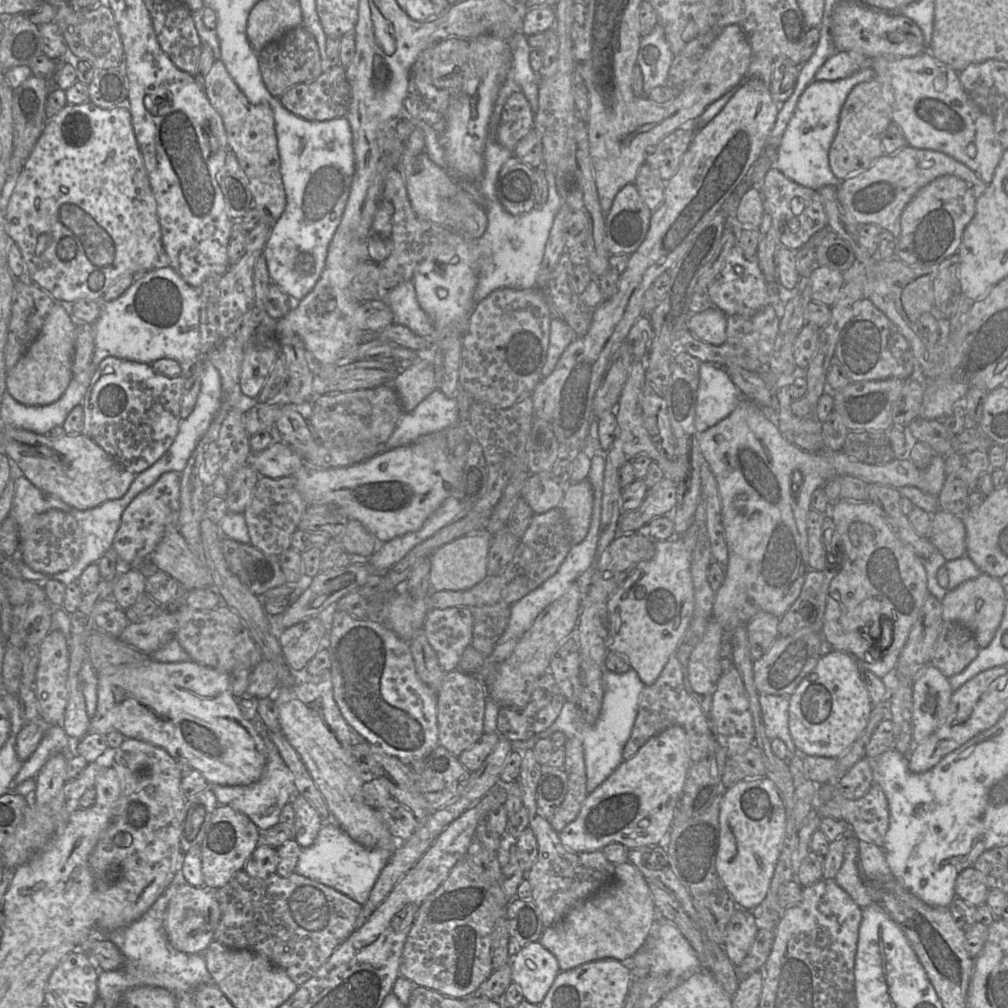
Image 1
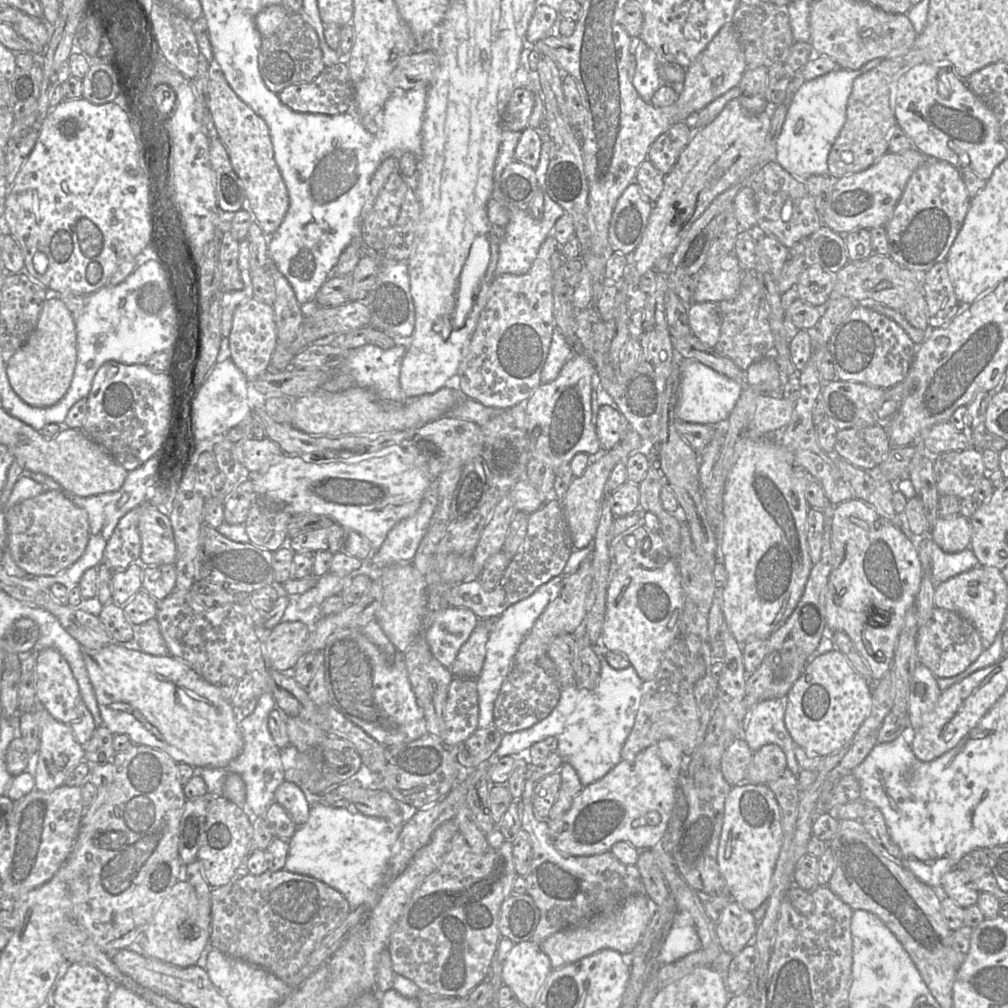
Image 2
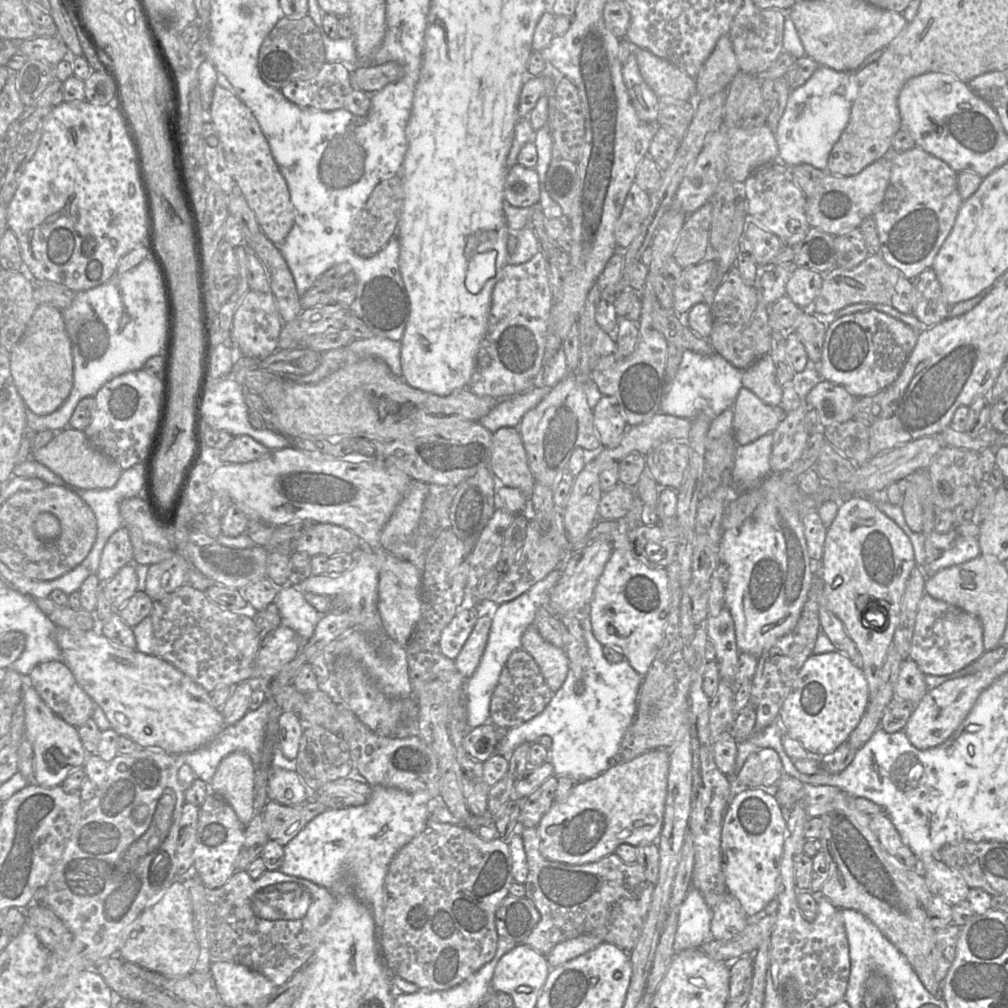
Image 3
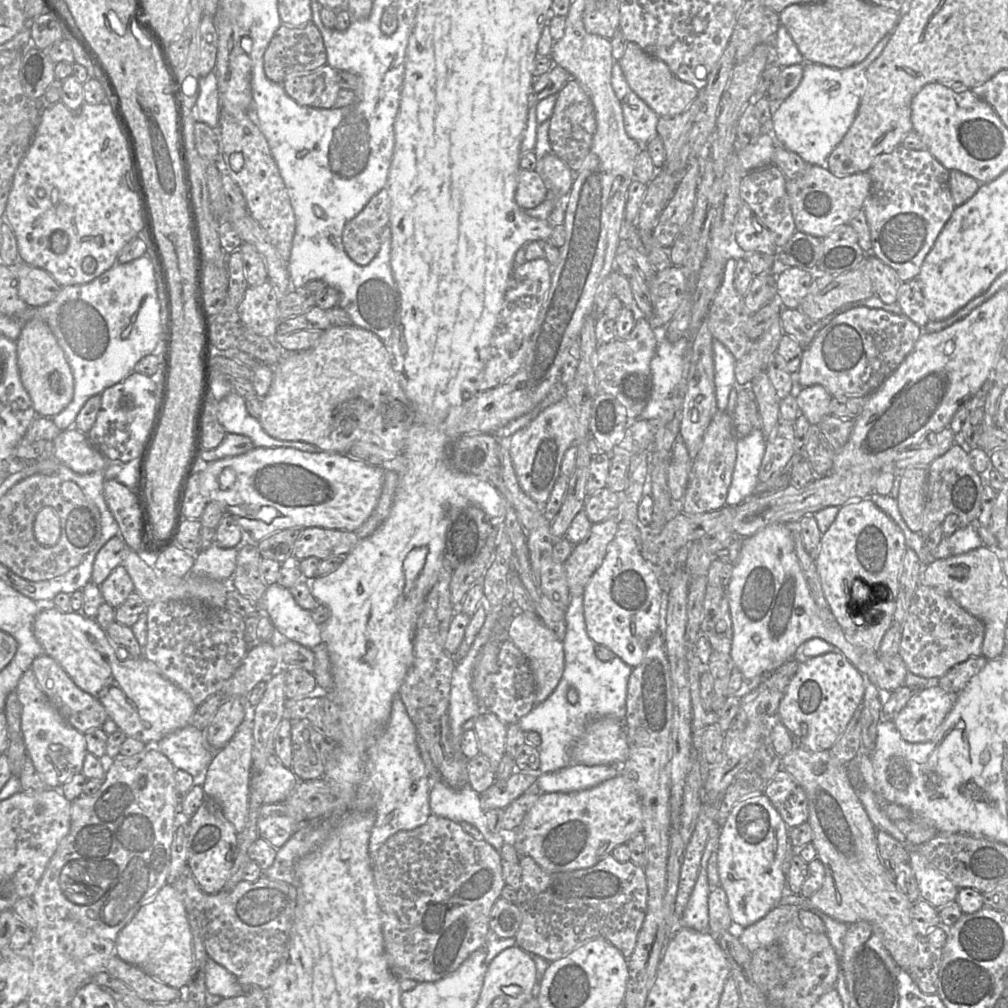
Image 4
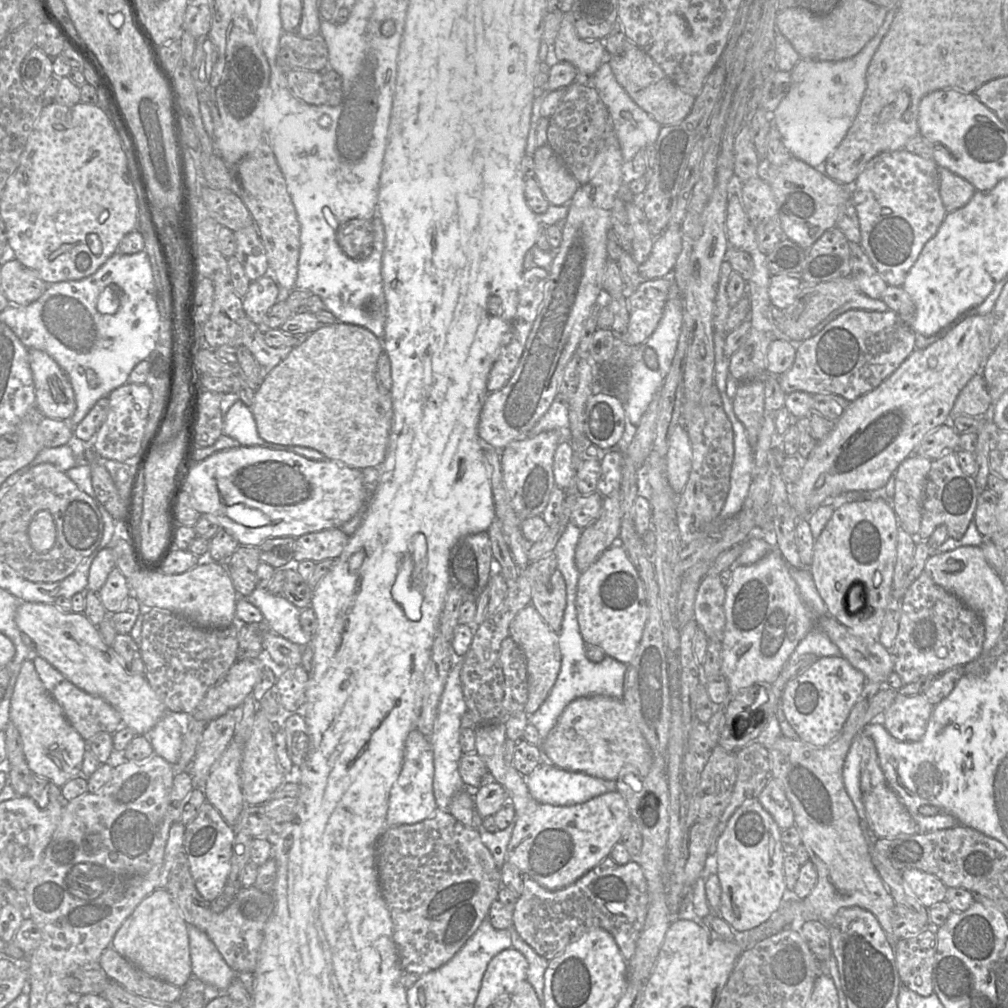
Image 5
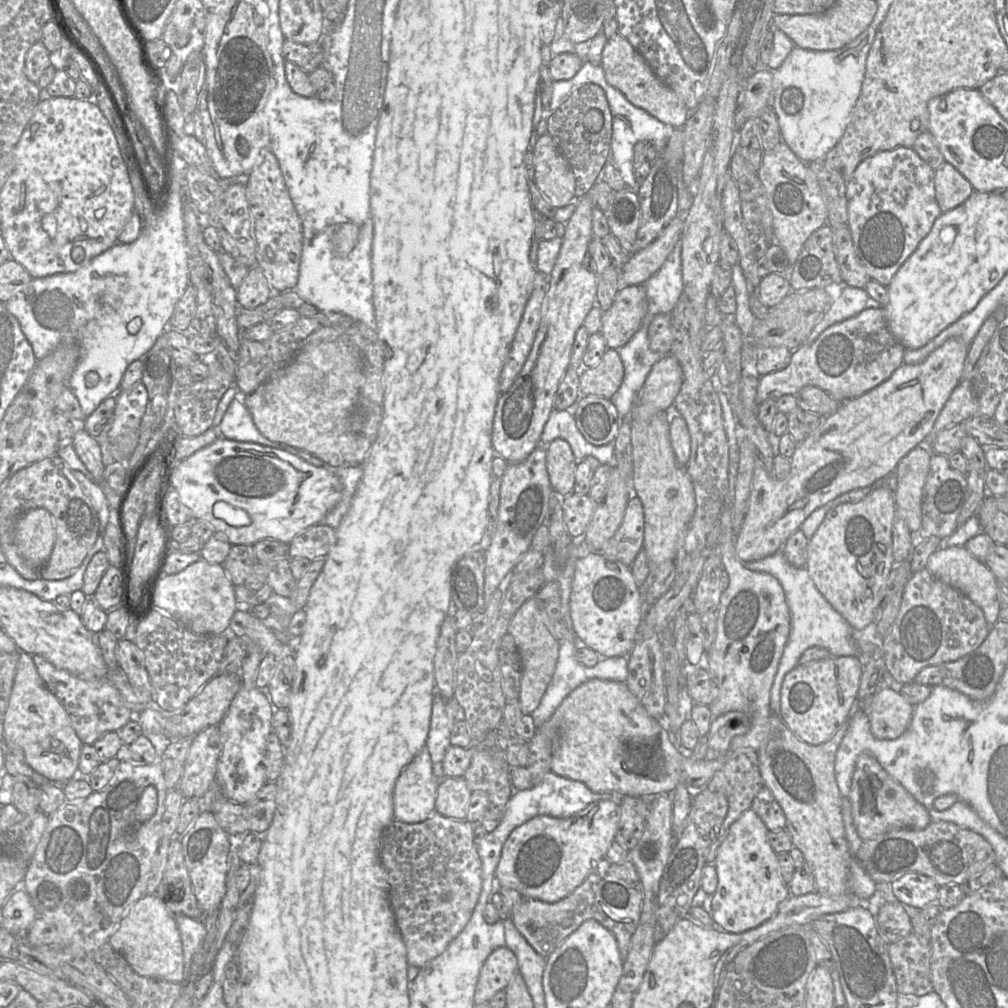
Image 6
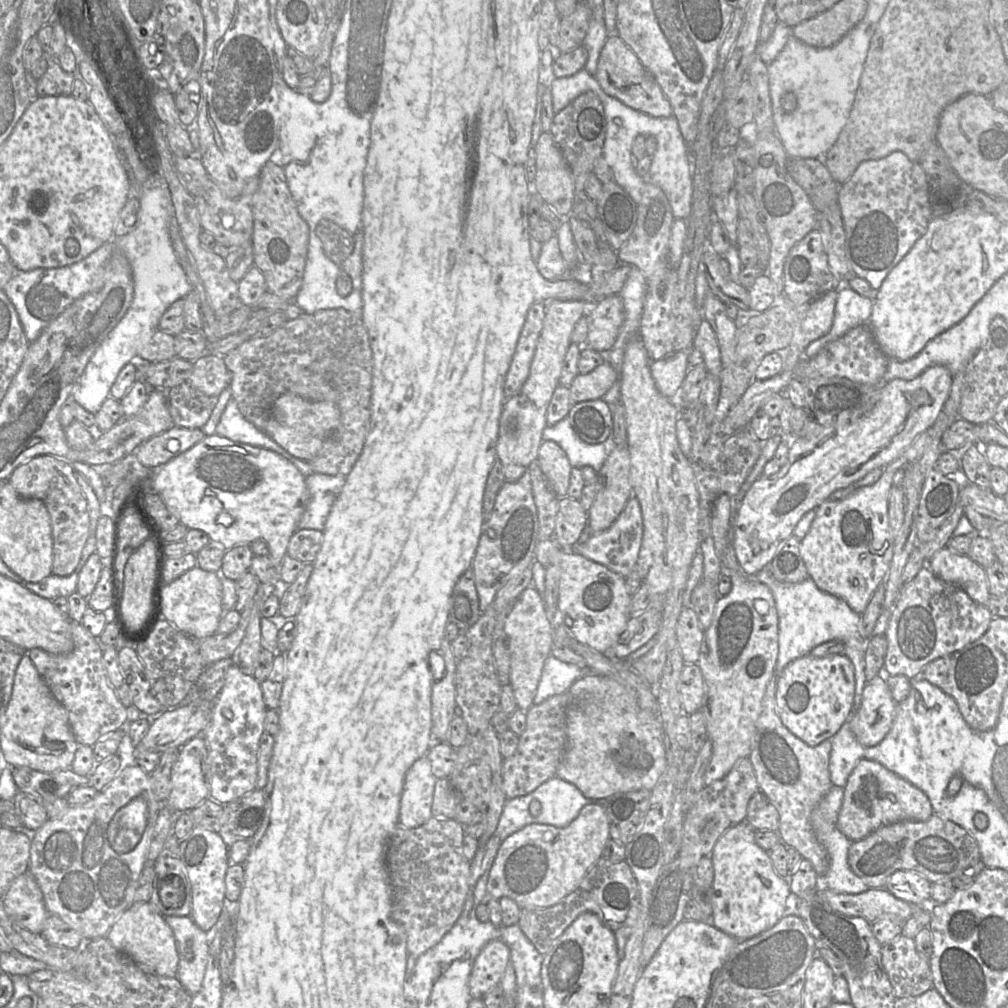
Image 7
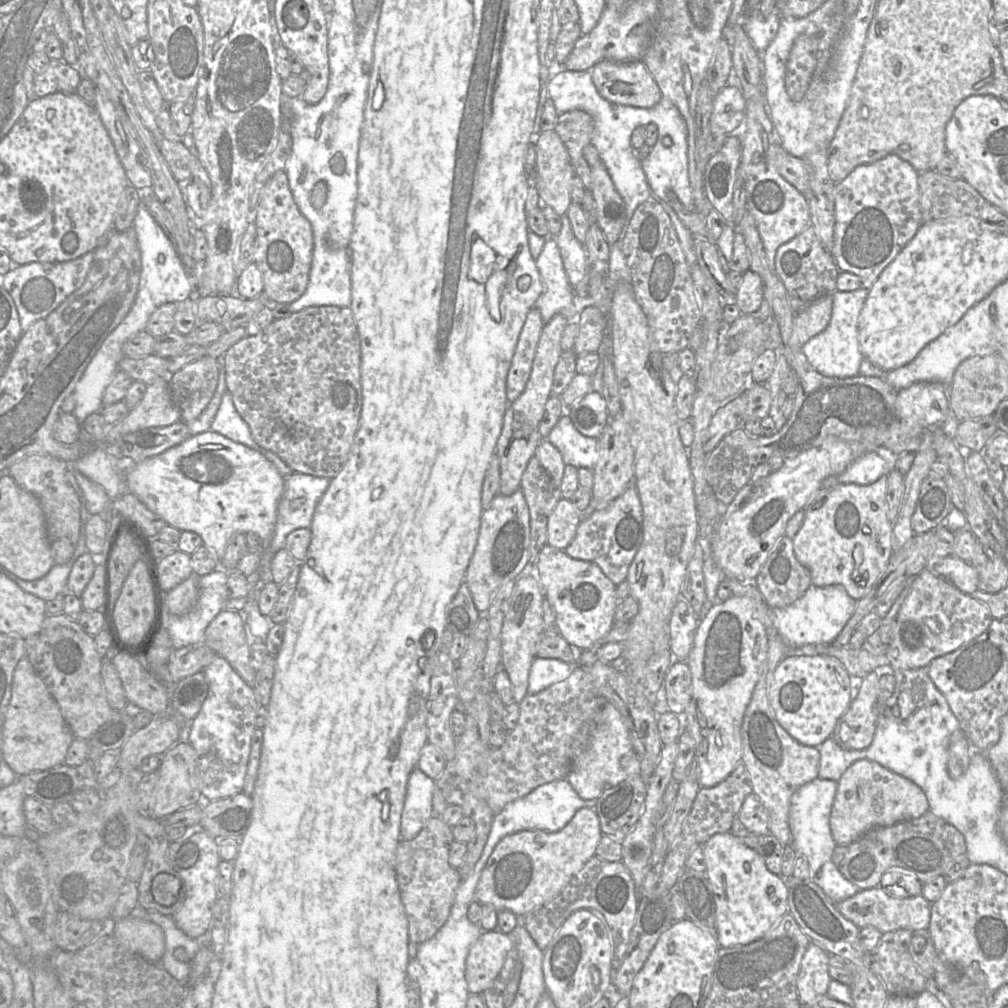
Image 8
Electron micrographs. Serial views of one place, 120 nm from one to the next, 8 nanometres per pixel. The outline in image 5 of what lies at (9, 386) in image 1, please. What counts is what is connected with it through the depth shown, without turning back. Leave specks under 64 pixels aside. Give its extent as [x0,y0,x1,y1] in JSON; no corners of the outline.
[28,348,76,420]

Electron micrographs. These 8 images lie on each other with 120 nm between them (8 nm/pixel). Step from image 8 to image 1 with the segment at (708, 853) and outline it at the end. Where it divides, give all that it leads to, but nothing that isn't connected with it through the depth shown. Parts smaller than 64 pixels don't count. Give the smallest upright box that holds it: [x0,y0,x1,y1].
[716,777,786,909]

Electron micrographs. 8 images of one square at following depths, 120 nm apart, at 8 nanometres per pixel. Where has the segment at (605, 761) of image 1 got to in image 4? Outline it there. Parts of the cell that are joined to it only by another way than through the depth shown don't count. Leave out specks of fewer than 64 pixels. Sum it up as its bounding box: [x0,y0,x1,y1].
[518,595,633,773]

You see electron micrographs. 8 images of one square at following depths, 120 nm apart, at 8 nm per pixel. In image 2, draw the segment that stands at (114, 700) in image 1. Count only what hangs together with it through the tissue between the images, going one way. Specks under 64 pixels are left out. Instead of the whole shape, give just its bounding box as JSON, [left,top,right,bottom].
[83,643,243,768]

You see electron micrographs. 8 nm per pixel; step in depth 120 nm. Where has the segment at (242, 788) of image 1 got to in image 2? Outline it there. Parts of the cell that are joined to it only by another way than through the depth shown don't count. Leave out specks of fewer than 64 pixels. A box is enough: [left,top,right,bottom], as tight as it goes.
[194,692,286,823]

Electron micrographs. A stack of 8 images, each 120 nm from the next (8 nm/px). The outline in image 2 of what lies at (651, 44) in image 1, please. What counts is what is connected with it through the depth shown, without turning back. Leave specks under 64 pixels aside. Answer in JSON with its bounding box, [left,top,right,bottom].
[632,39,664,102]

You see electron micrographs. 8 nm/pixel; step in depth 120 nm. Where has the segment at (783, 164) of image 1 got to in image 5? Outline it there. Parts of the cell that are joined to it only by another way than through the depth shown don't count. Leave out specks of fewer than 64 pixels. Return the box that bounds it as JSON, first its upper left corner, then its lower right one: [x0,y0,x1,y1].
[774,5,898,168]

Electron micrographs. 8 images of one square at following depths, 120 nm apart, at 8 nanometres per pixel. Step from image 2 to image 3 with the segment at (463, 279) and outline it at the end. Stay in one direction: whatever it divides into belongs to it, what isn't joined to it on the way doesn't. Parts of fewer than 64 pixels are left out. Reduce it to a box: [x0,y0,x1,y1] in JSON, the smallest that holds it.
[465,232,497,294]

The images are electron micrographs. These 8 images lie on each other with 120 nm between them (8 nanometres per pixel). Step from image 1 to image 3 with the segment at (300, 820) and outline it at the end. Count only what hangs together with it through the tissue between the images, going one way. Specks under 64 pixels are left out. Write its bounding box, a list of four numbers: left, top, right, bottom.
[267,762,308,805]

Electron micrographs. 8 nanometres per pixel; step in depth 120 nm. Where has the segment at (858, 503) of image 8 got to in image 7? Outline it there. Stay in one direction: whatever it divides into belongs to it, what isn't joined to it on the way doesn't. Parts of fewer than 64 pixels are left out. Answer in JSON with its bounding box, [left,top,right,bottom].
[800,428,930,615]

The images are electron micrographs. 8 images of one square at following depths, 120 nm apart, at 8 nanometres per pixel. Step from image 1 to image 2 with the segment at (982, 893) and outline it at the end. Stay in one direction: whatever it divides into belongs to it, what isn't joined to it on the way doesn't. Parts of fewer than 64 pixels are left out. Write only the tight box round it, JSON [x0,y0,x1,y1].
[939,867,980,908]

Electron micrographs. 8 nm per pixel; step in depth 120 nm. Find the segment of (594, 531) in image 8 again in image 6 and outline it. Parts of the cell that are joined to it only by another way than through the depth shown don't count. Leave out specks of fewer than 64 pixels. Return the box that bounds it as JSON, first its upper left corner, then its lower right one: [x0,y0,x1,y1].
[599,497,644,567]

